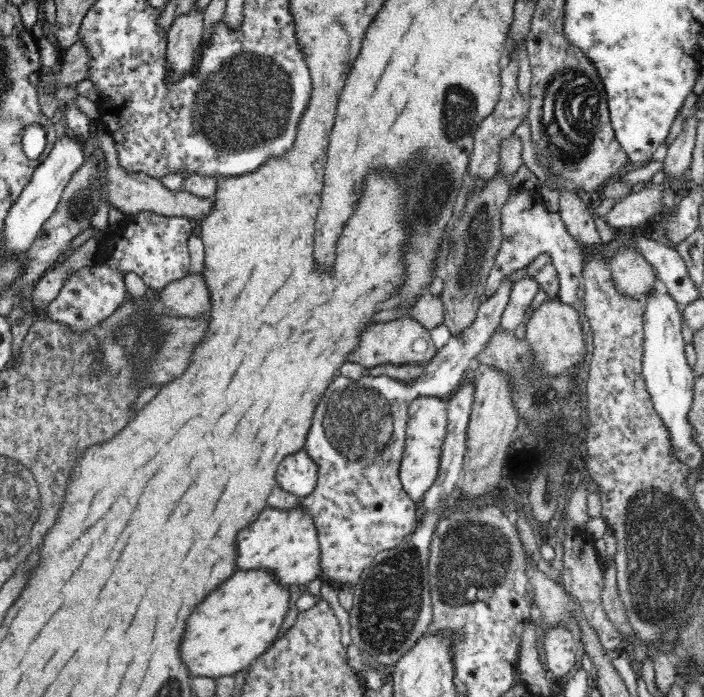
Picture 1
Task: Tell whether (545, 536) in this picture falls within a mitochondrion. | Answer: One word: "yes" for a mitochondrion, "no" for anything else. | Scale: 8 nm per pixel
no

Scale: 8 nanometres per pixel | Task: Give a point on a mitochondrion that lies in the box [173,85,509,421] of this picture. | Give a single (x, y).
(477, 238)

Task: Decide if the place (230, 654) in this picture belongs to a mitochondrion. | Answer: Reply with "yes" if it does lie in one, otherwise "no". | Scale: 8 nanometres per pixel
no

